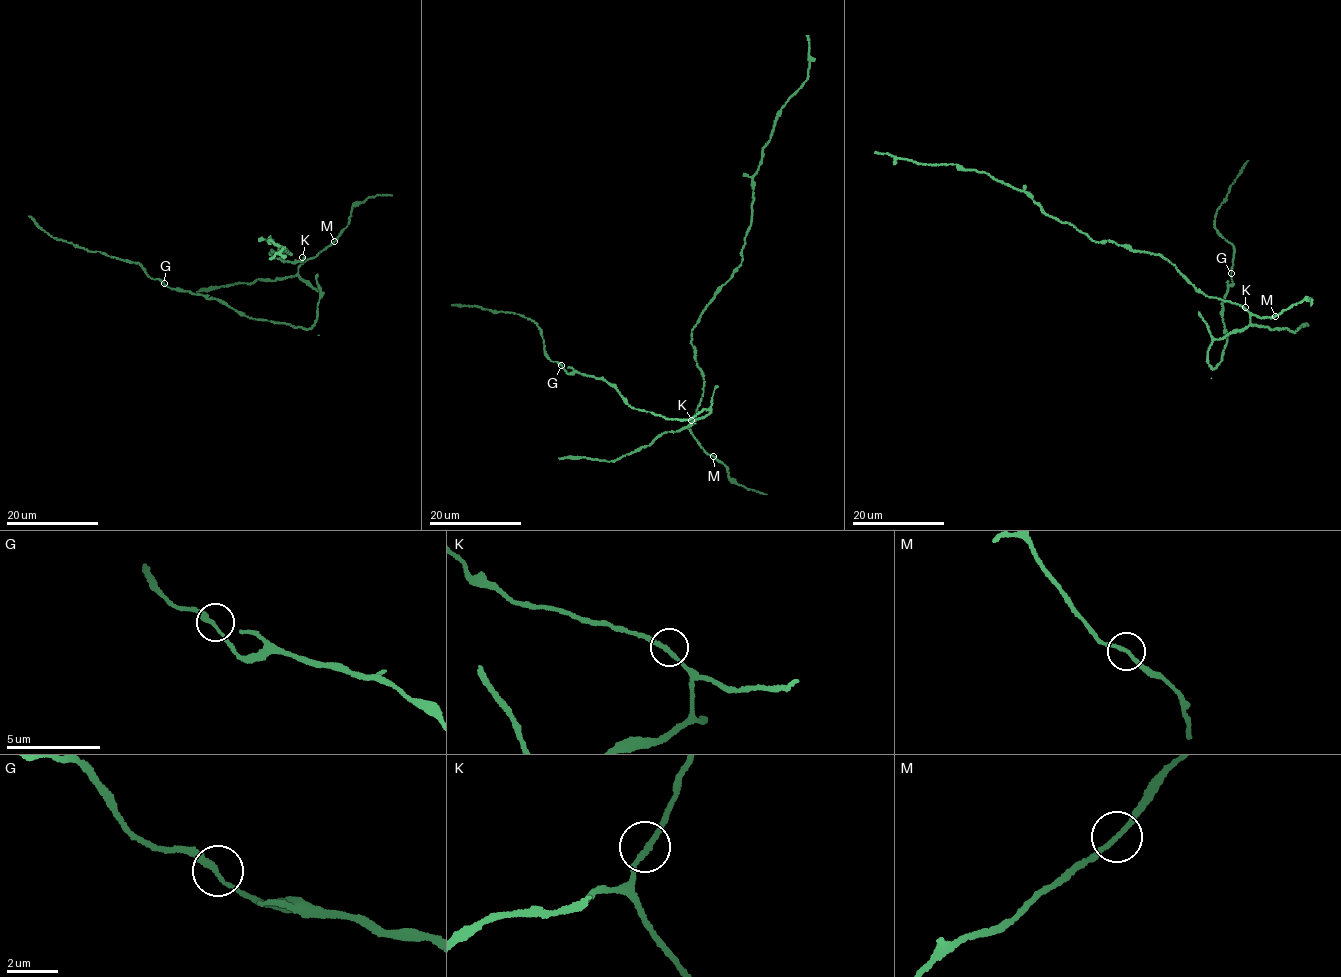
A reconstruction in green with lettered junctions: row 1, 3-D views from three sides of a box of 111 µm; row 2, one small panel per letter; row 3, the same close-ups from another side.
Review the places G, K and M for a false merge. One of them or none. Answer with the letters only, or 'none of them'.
none of them

